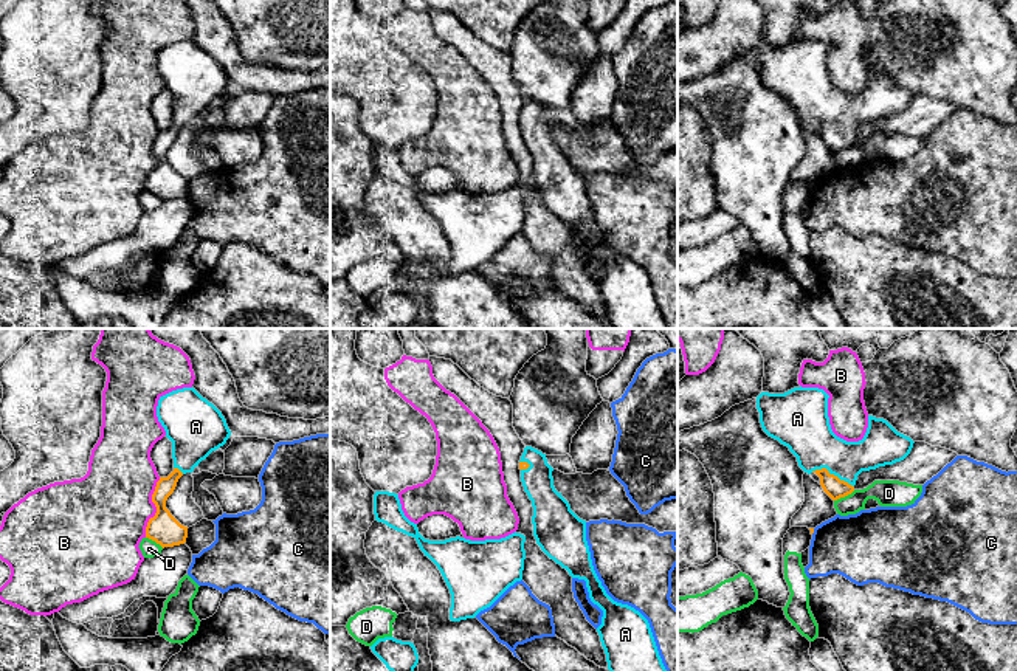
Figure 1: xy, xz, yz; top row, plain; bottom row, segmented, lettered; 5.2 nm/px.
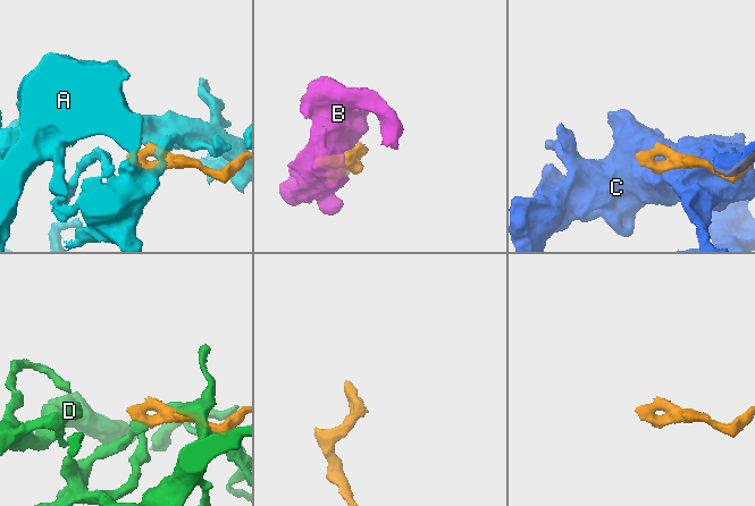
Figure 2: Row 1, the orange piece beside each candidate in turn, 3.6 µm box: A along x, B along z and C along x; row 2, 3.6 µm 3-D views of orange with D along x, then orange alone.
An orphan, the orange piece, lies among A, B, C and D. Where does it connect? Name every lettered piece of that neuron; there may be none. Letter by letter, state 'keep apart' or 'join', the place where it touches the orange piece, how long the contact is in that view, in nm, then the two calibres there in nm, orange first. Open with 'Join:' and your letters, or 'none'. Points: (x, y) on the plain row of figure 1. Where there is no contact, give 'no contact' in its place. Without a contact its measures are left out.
Join: A
A: join; contact yz (833, 127); length 240 nm; calibres 110 and 240 nm
B: keep apart; contact xy (155, 158); length 320 nm; calibres 160 and 440 nm
C: keep apart; contact yz (813, 185); length 40 nm; calibres 20 and 340 nm
D: keep apart; contact yz (844, 149); length 130 nm; calibres 110 and 140 nm

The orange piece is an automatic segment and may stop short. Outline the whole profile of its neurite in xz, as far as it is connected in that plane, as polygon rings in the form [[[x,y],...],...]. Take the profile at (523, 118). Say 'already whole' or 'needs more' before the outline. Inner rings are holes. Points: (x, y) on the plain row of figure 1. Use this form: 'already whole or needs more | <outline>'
needs more | [[[526,99],[519,113],[521,135],[533,160],[533,189],[541,203],[569,225],[572,231],[584,232],[589,251],[603,263],[597,280],[606,307],[608,322],[614,329],[668,329],[659,308],[648,273],[634,260],[614,254],[602,239],[586,194],[586,174],[580,172],[569,155],[553,139],[552,124],[546,107]]]

